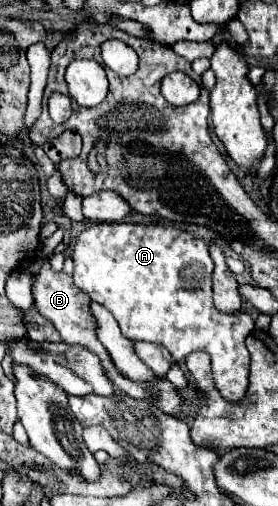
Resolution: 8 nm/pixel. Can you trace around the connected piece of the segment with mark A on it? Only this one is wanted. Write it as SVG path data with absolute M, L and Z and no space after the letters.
M92 223L90 227L86 227L76 243L74 243L74 253L72 253L72 259L74 259L74 283L78 285L80 291L86 291L86 295L90 295L92 301L98 301L100 305L104 305L112 315L114 319L118 321L122 333L132 339L132 341L150 341L150 343L158 343L162 347L166 347L172 357L180 363L184 361L186 355L190 355L192 351L206 351L211 358L212 373L214 381L216 381L216 387L218 391L230 399L230 401L238 401L244 397L244 391L246 391L246 381L248 381L248 375L250 371L250 354L246 348L246 338L254 331L255 322L248 313L234 313L234 315L226 315L226 313L218 313L218 309L214 307L214 301L212 301L212 269L214 269L214 263L210 259L210 253L208 253L208 245L204 243L204 239L198 239L194 237L192 233L180 229L180 227L174 227L174 225L138 225L138 223Z

